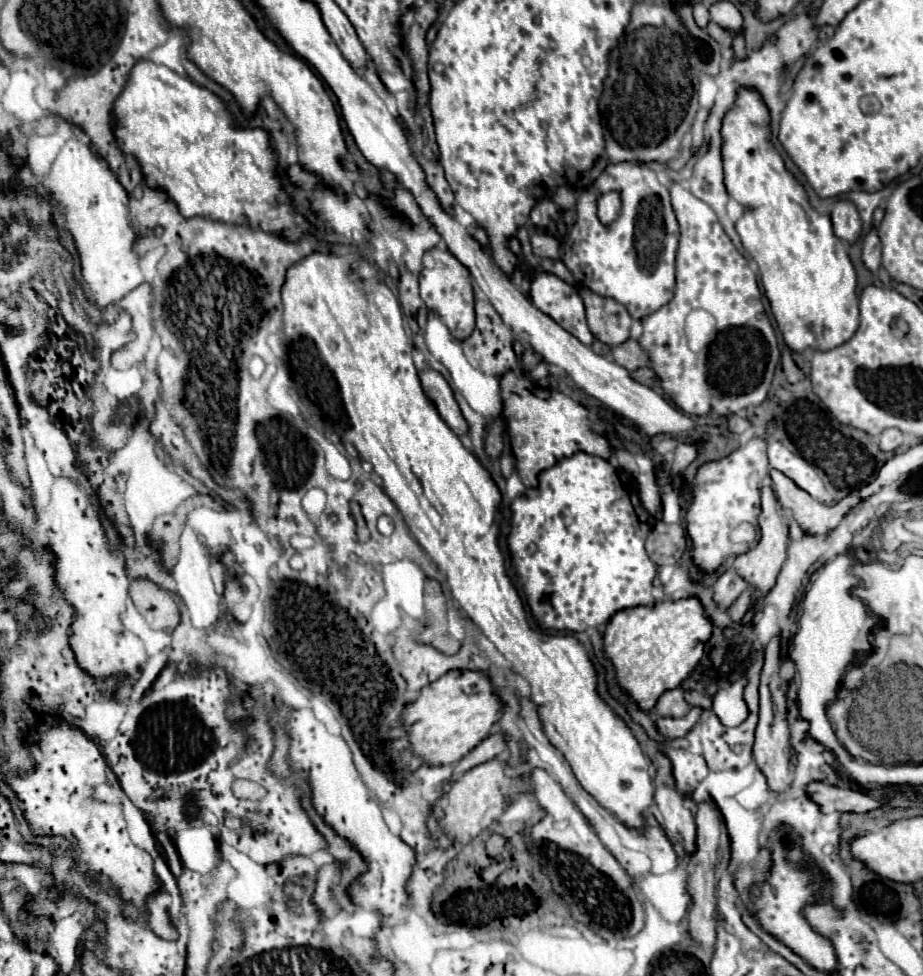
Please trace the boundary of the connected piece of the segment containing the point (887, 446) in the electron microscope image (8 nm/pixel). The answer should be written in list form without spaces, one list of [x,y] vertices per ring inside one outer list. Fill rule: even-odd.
[[[888,428],[888,430],[884,430],[882,436],[880,436],[880,448],[882,448],[884,452],[892,452],[892,450],[896,450],[896,448],[902,444],[902,440],[904,440],[904,436],[902,436],[900,430]]]

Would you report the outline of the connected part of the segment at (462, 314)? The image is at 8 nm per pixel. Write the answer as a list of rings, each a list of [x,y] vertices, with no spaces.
[[[434,246],[430,254],[434,258],[434,268],[422,268],[420,272],[420,298],[458,340],[466,340],[474,330],[474,288],[470,270],[460,264],[448,250]]]

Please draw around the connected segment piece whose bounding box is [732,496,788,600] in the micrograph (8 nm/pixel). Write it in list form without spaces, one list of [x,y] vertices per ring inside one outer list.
[[[762,496],[762,514],[758,518],[760,526],[760,542],[748,550],[746,554],[738,556],[732,562],[732,568],[754,588],[754,600],[764,598],[776,584],[776,576],[780,574],[780,568],[786,560],[786,548],[788,548],[788,522],[784,520],[784,514],[778,512],[776,496]]]

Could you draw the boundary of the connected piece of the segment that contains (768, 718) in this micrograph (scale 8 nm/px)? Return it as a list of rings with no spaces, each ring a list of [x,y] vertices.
[[[772,638],[772,642],[766,646],[766,662],[762,668],[762,682],[760,682],[760,722],[756,726],[756,742],[754,742],[754,760],[758,768],[764,772],[768,780],[768,788],[776,794],[786,792],[792,784],[792,772],[788,768],[788,762],[792,756],[784,756],[784,748],[788,746],[790,732],[786,722],[786,692],[782,690],[780,680],[780,638]]]

